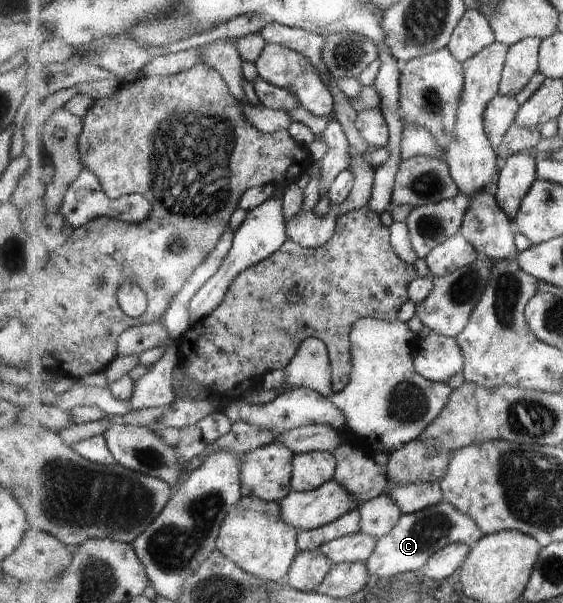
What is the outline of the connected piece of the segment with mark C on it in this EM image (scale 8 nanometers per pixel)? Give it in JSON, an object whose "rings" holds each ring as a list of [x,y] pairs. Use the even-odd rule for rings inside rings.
{"rings":[[[443,500],[435,507],[401,517],[400,523],[389,535],[378,539],[366,566],[371,578],[390,580],[400,573],[421,571],[428,564],[429,558],[448,545],[459,542],[473,547],[484,536],[474,519],[461,513],[452,503]]]}

